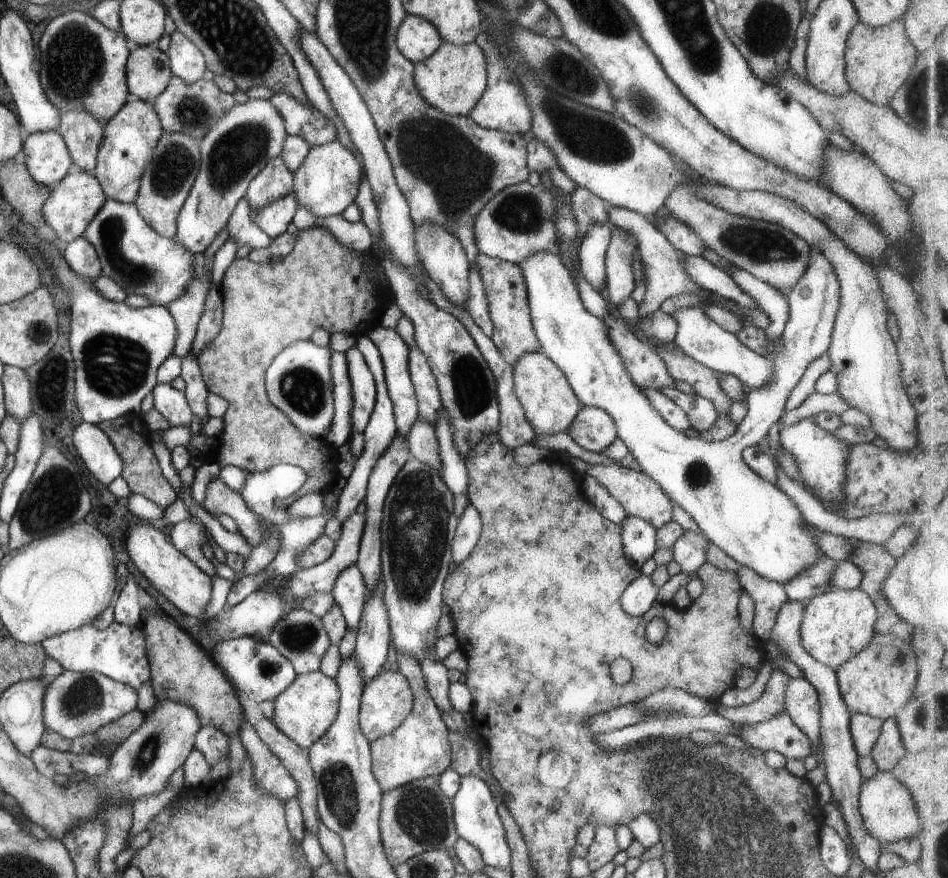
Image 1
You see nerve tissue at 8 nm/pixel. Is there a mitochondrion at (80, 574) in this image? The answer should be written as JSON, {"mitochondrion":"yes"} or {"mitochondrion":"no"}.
{"mitochondrion":"no"}

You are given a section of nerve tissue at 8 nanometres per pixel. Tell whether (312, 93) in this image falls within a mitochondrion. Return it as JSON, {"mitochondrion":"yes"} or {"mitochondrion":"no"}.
{"mitochondrion":"no"}

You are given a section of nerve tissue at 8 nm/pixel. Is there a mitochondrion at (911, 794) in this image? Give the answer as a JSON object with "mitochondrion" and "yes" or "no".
{"mitochondrion":"no"}

